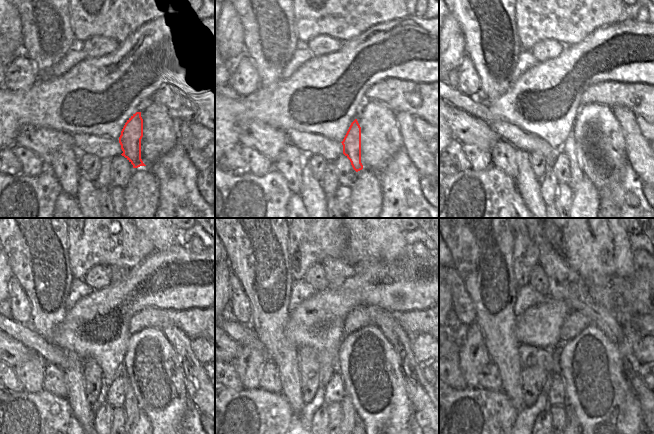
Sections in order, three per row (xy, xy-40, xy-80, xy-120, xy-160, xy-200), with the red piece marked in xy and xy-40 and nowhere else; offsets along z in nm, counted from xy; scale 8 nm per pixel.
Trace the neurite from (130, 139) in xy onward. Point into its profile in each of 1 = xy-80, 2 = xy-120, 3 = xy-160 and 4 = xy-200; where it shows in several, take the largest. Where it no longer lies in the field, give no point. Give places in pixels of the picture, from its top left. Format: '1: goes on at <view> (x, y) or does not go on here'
1: goes on at xy-80 (568, 148)
2: goes on at xy-120 (127, 405)
3: goes on at xy-160 (350, 417)
4: goes on at xy-200 (571, 421)

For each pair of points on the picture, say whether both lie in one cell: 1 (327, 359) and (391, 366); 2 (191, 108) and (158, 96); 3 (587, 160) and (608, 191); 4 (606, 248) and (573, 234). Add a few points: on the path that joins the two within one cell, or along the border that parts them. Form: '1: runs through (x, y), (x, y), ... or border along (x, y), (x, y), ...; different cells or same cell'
1: border along (344, 338), (337, 351), (336, 371); different cells
2: runs through (183, 101), (175, 96), (166, 96); same cell
3: runs through (595, 168), (608, 183); same cell
4: runs through (598, 246), (586, 234), (581, 234); same cell

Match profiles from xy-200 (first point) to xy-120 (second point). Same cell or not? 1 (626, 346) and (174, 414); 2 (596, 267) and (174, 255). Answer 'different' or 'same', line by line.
1: same
2: different

